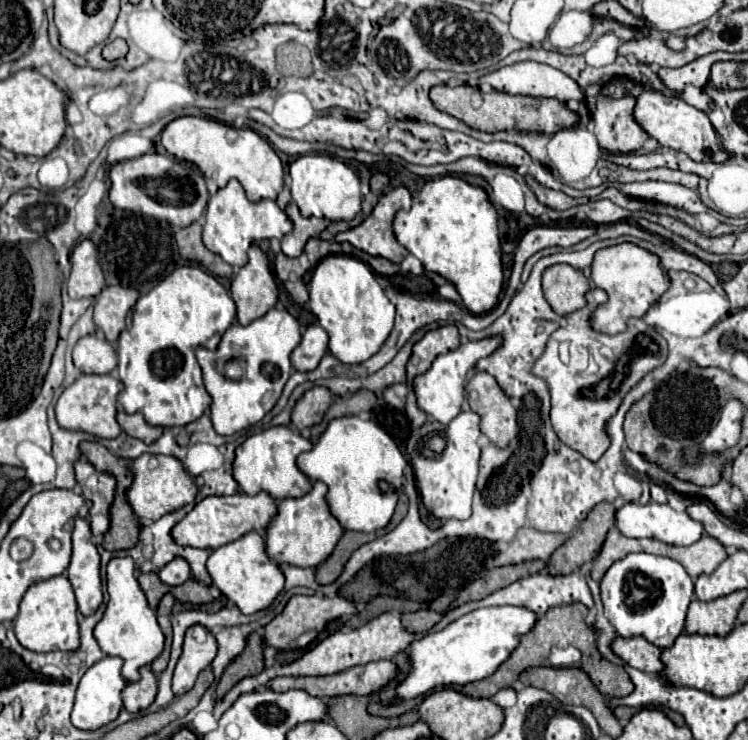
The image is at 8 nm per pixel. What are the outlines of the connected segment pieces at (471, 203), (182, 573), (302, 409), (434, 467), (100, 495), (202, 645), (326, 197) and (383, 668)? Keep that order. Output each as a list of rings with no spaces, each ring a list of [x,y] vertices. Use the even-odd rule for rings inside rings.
[[[456,176],[428,180],[412,208],[396,214],[394,236],[426,270],[452,282],[472,314],[484,314],[498,304],[502,290],[502,260],[496,210],[482,188],[470,186]]]
[[[174,558],[170,564],[166,564],[158,572],[158,576],[168,586],[180,586],[180,584],[184,584],[190,578],[190,566],[182,558]]]
[[[314,386],[312,390],[308,390],[294,406],[292,410],[292,424],[302,430],[302,428],[310,428],[322,422],[324,412],[330,408],[332,404],[332,392],[324,386]]]
[[[460,412],[448,426],[442,426],[436,420],[426,422],[416,434],[410,436],[406,444],[406,452],[410,456],[410,464],[414,468],[416,486],[422,496],[424,506],[436,518],[456,518],[466,520],[472,514],[472,494],[478,476],[478,460],[480,460],[480,416],[476,412]],[[432,438],[444,438],[444,450],[440,454],[430,446]]]
[[[78,460],[74,464],[76,480],[82,488],[82,496],[92,502],[90,508],[90,528],[92,534],[106,534],[110,528],[110,506],[114,502],[116,480],[110,474],[98,472],[88,460]]]
[[[190,628],[186,632],[186,640],[184,640],[184,652],[176,664],[174,670],[174,680],[172,680],[172,692],[176,696],[182,696],[186,692],[190,692],[190,688],[194,686],[198,674],[210,666],[210,662],[214,660],[216,652],[218,652],[218,644],[216,638],[208,632],[208,638],[204,642],[198,642],[194,638],[194,630]]]
[[[306,154],[298,156],[290,164],[290,190],[292,200],[300,208],[302,216],[316,216],[326,220],[352,220],[360,212],[360,180],[358,176],[338,158],[328,154]]]
[[[378,660],[374,664],[366,664],[366,666],[358,666],[358,668],[348,668],[346,672],[338,672],[334,676],[316,676],[316,678],[296,678],[296,676],[288,676],[288,678],[274,678],[266,686],[270,690],[274,690],[274,692],[286,692],[290,688],[300,688],[300,690],[306,690],[308,694],[318,696],[318,698],[326,698],[326,696],[332,698],[332,696],[342,696],[342,694],[370,696],[370,694],[378,692],[380,688],[384,688],[398,674],[400,674],[400,670],[398,670],[398,666],[392,660]]]

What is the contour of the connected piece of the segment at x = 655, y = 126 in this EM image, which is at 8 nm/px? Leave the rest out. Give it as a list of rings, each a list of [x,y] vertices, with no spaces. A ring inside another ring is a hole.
[[[644,90],[636,98],[634,118],[662,146],[680,150],[680,152],[688,154],[692,160],[696,160],[696,162],[726,162],[732,156],[730,152],[726,152],[722,148],[718,132],[714,130],[708,114],[694,108],[694,106],[690,106],[690,104],[686,104],[682,98],[664,96],[662,92],[654,92],[654,90]]]

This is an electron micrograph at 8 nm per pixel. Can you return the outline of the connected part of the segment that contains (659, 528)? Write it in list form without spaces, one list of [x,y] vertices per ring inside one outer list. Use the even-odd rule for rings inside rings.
[[[648,502],[646,506],[624,504],[616,512],[616,526],[628,538],[652,538],[652,540],[660,540],[660,542],[672,544],[672,546],[694,544],[702,538],[702,532],[704,532],[702,524],[692,520],[688,516],[688,512],[678,512],[678,510],[670,508],[668,504],[656,504],[656,502]]]

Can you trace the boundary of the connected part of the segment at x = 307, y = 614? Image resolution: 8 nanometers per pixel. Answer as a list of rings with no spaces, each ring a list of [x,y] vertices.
[[[292,596],[290,602],[286,604],[284,612],[278,614],[268,626],[266,626],[266,644],[278,650],[294,650],[294,648],[304,648],[310,642],[316,640],[316,636],[326,628],[328,622],[340,618],[340,616],[354,616],[356,614],[356,606],[354,602],[336,596],[336,598],[328,598],[328,596]]]

